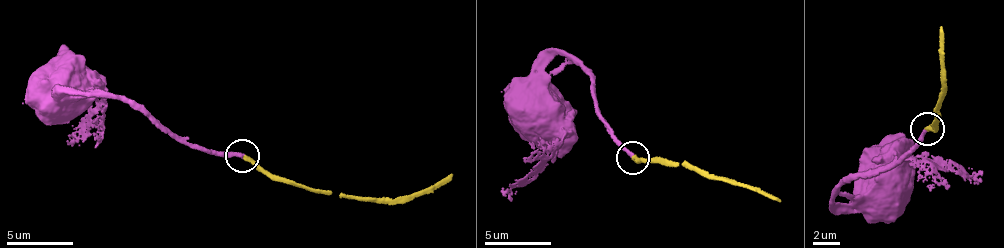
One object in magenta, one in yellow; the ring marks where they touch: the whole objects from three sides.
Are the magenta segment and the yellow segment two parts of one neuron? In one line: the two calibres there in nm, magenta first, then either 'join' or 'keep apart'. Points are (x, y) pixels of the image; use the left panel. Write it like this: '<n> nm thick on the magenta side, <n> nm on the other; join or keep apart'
360 nm thick on the magenta side, 320 nm on the other; join

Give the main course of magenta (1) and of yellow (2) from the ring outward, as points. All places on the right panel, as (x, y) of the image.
1: (927, 130), (889, 166), (848, 177), (839, 188), (841, 196), (884, 192), (893, 187), (888, 185)
2: (925, 128), (934, 130), (930, 125), (937, 111), (942, 27)

